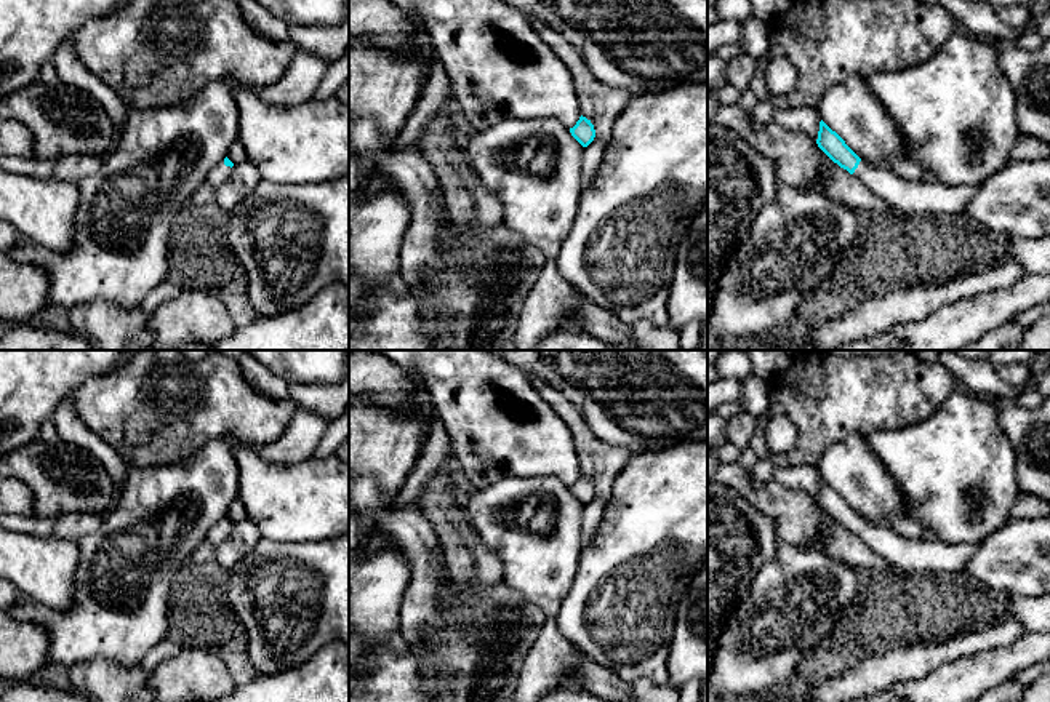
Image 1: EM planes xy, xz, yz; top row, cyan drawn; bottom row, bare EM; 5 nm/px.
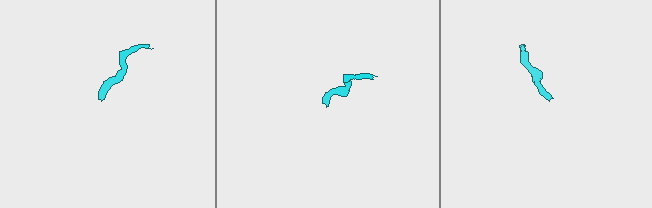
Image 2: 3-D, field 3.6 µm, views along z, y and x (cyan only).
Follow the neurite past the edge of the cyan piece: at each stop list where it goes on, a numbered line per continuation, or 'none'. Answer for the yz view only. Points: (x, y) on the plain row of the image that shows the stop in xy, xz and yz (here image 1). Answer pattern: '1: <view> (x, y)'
1: yz (919, 557)

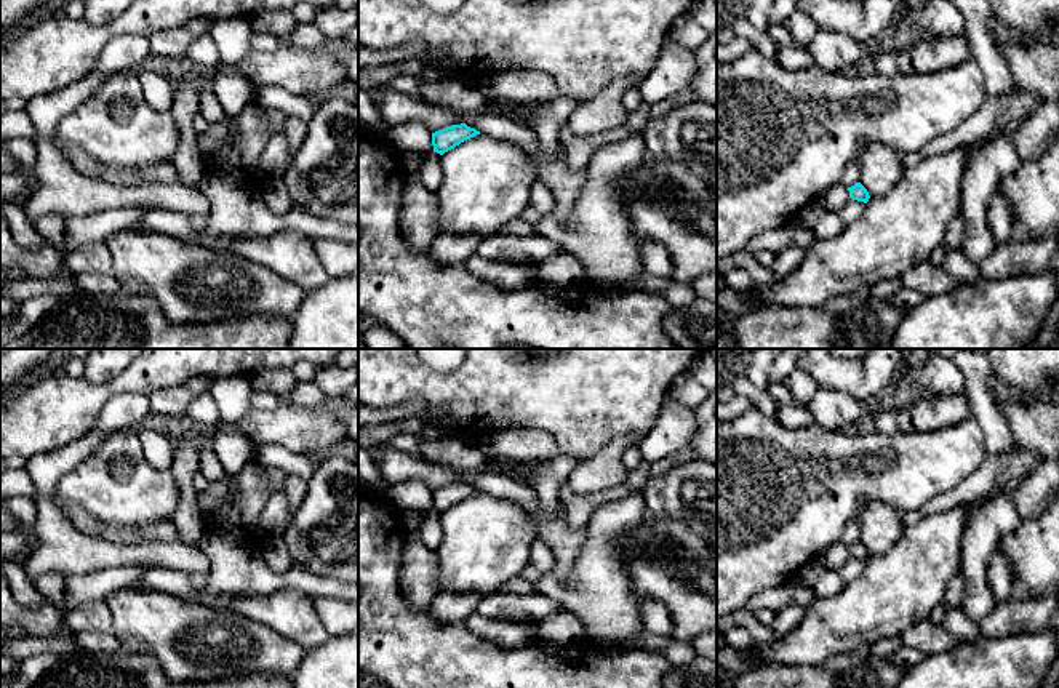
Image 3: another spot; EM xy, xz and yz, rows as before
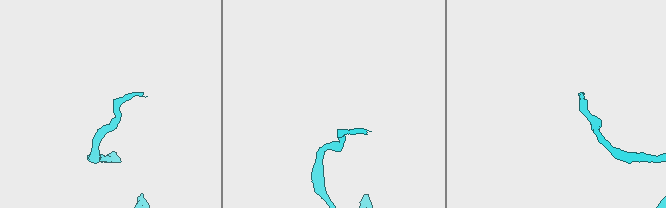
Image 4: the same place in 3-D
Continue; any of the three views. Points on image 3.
none

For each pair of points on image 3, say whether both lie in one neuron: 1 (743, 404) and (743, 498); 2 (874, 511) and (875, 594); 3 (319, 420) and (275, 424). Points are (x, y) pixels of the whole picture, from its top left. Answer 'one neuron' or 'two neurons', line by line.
1: two neurons
2: two neurons
3: one neuron

